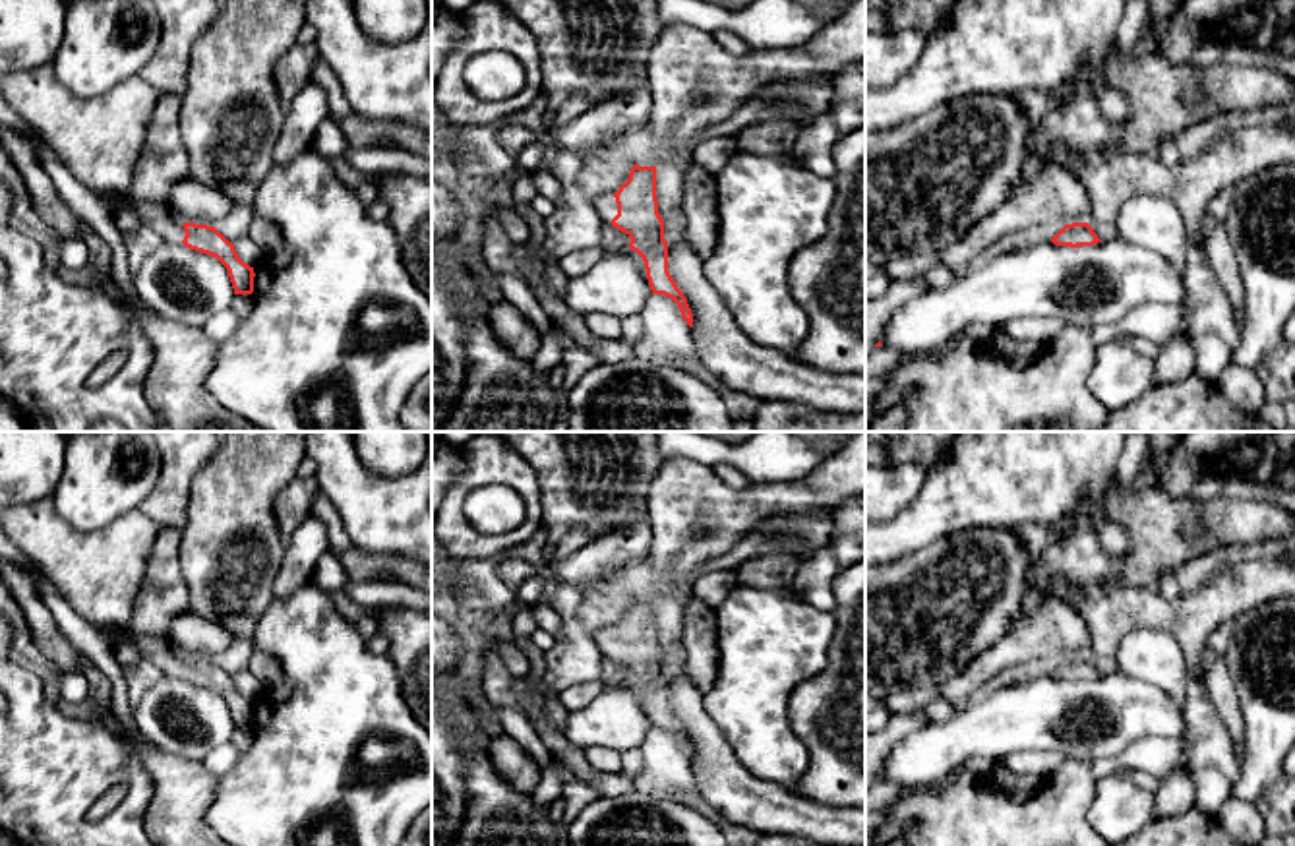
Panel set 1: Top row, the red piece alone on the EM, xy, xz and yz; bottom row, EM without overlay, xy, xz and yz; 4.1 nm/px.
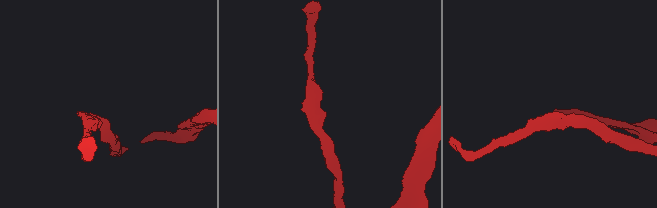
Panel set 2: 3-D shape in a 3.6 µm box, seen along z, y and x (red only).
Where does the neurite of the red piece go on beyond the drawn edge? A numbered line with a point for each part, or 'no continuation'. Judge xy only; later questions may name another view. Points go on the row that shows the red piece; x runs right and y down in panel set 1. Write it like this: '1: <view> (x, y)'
1: xy (161, 219)

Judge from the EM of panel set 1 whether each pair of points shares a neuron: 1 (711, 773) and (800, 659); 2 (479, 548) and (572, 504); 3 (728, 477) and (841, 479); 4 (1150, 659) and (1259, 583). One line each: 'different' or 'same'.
1: different
2: different
3: different
4: different

